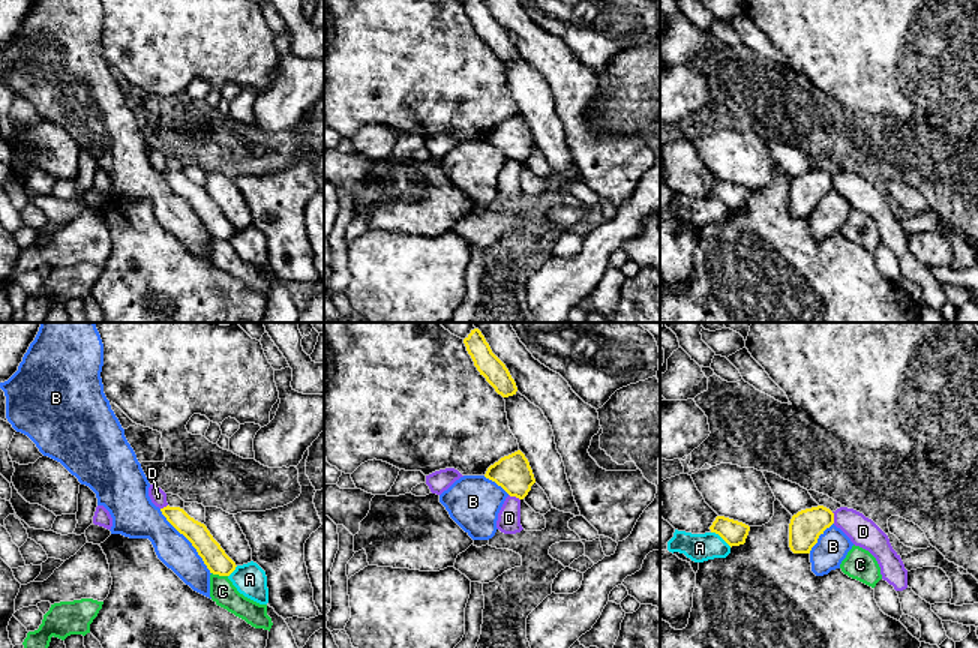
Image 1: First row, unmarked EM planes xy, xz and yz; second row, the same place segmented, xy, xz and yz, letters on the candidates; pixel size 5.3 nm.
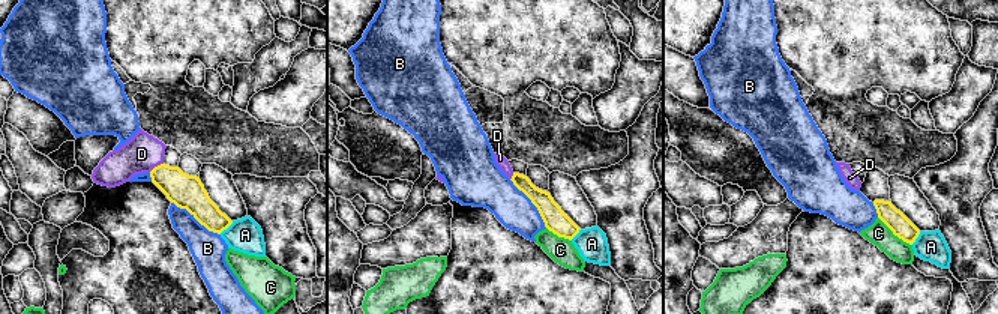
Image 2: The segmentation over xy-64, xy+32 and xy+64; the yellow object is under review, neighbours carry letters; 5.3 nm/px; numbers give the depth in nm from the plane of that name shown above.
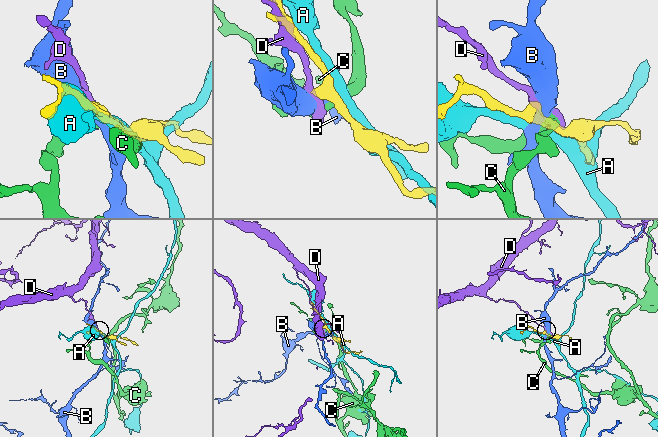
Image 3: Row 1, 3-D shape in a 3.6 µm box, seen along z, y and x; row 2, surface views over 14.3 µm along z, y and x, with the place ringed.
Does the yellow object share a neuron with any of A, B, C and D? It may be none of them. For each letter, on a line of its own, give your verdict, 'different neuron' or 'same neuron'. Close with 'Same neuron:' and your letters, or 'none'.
A: different neuron
B: different neuron
C: different neuron
D: different neuron
Same neuron: none

